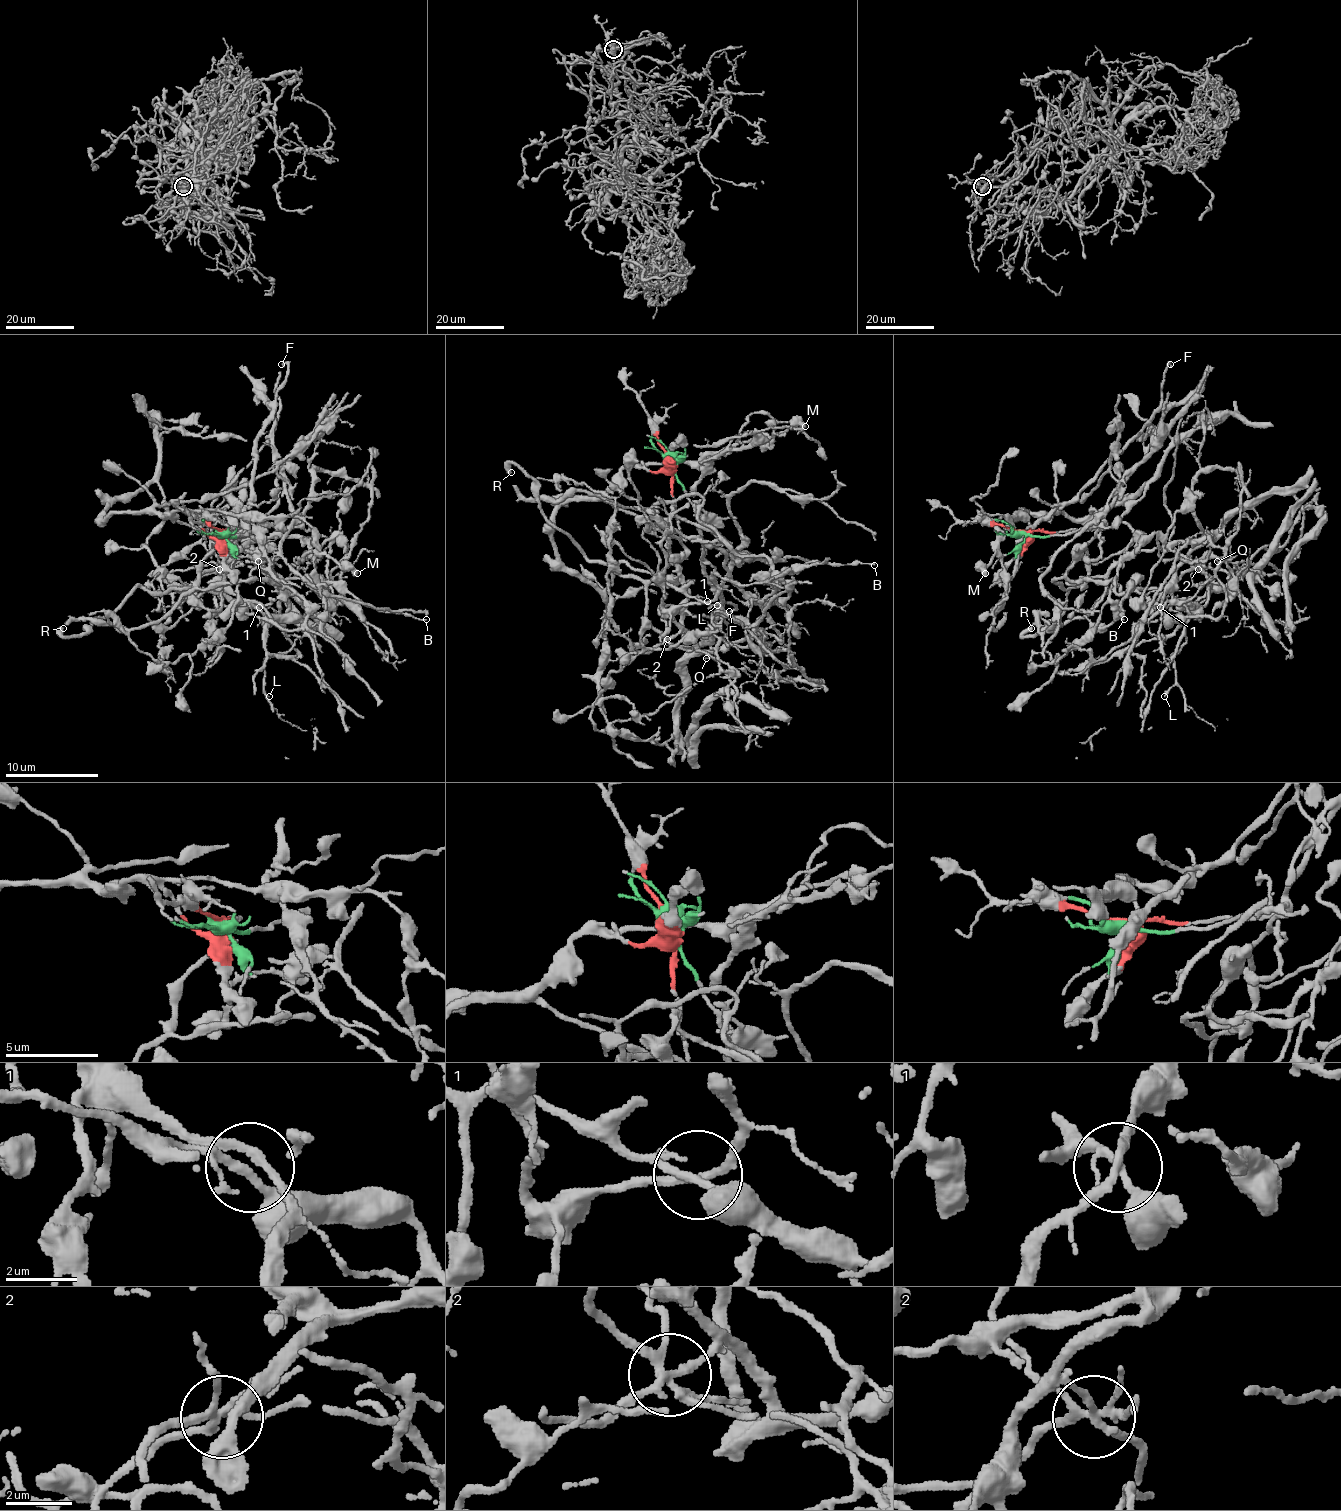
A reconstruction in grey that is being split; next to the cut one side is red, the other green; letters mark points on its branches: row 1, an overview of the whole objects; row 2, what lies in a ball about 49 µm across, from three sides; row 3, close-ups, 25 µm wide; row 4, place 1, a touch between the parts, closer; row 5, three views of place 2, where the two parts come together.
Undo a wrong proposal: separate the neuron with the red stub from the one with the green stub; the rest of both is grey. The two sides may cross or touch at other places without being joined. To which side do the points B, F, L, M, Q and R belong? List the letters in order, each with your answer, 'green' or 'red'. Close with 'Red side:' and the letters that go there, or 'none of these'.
B: green
F: red
L: green
M: red
Q: green
R: green
Red side: F, M

